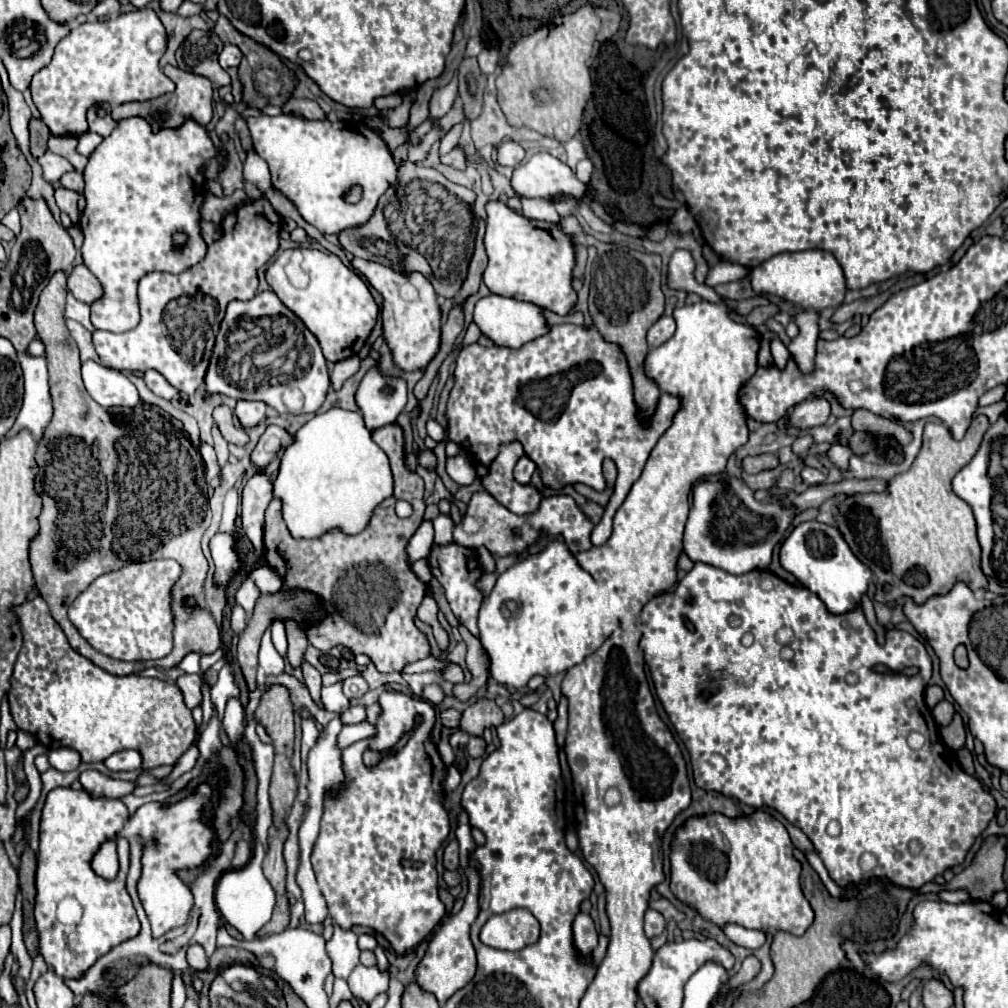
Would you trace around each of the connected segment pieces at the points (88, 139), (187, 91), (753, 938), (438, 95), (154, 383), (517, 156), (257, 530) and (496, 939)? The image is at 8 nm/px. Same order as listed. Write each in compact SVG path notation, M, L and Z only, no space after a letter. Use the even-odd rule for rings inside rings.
M84 133L84 135L78 139L78 153L88 157L100 143L102 143L102 137L100 137L100 135L96 135L96 133Z
M166 67L166 75L176 83L176 89L172 93L166 93L162 97L156 99L148 99L148 101L140 101L140 103L124 103L112 109L112 119L114 121L122 121L128 117L144 117L148 121L148 125L152 125L152 131L158 133L160 129L178 129L184 121L194 119L196 123L200 123L202 127L206 127L212 119L212 81L208 81L206 77L194 75L194 73L186 73L180 71L176 67Z
M734 923L724 925L722 931L724 931L724 935L726 935L734 945L740 945L740 947L746 947L746 949L758 949L758 947L762 947L764 941L766 941L764 931L746 929L746 927L740 927L740 925L734 925Z
M450 81L446 87L438 89L432 95L432 101L430 101L430 117L432 119L442 119L452 109L454 99L456 99L456 81Z
M146 371L146 373L144 373L144 381L146 381L148 389L150 389L152 393L156 393L158 397L168 399L168 401L176 399L176 401L180 401L180 403L184 403L184 405L190 405L190 401L182 399L182 395L180 395L172 385L168 385L168 381L166 381L160 373L156 373L156 371Z
M504 141L498 147L498 165L508 165L508 167L516 167L522 159L524 159L524 149L516 143L516 141Z
M250 477L244 485L244 495L242 495L242 527L246 529L246 537L252 541L256 551L262 551L262 529L264 529L264 511L268 503L272 501L272 481L270 477Z
M512 909L490 917L482 927L480 939L482 943L496 949L518 951L534 943L536 933L538 933L536 917L528 909Z

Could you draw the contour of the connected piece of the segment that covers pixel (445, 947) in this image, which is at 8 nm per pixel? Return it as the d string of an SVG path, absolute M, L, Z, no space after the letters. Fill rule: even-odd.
M464 817L460 819L460 825L456 829L456 837L458 837L458 843L460 843L460 863L462 863L462 869L468 877L468 895L466 895L464 907L456 915L442 921L442 927L430 939L428 949L426 949L422 961L418 963L418 969L416 969L416 983L428 993L434 993L437 1001L446 1001L448 997L452 997L452 993L462 989L476 973L476 953L474 953L474 947L472 947L472 941L470 941L470 925L478 917L480 873L470 863L472 861L470 855L476 849L476 843L470 835L470 827L468 827L468 821Z

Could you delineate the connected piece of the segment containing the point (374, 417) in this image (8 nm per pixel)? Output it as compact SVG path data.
M378 365L372 367L356 389L356 405L362 411L368 431L396 423L406 405L406 383L400 377L382 375Z

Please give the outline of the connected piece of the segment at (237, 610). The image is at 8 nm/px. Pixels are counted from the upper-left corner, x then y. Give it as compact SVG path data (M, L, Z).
M232 603L230 623L232 623L232 631L234 631L234 633L242 633L244 627L246 627L246 611L244 611L238 603Z

